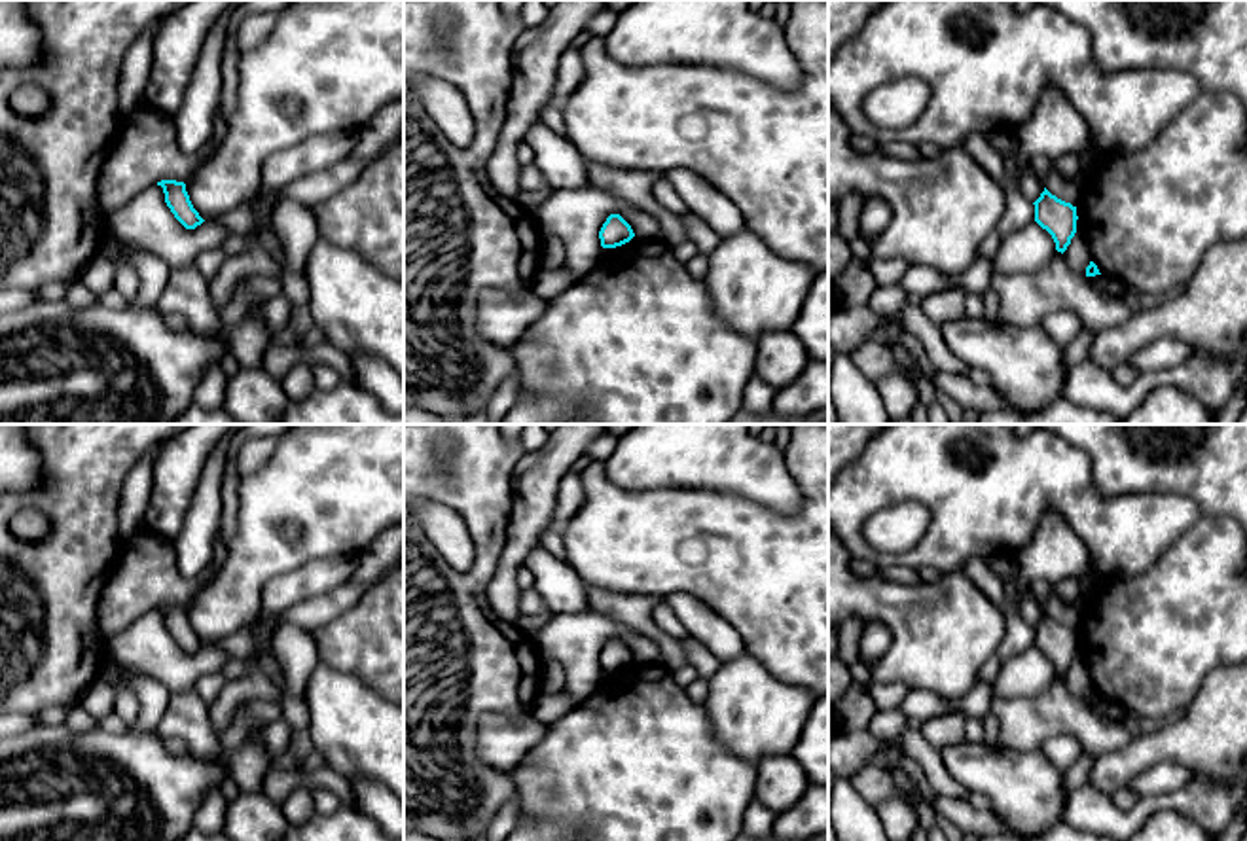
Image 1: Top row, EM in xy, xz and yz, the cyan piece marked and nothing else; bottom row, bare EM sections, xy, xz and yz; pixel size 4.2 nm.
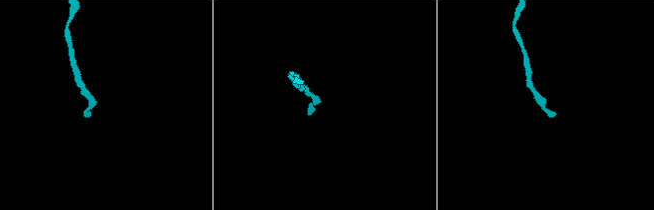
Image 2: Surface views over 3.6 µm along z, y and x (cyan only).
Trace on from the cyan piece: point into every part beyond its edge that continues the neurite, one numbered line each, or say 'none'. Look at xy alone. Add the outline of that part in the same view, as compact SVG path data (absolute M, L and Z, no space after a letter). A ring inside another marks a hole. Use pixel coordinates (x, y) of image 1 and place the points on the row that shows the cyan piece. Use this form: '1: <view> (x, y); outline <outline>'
none

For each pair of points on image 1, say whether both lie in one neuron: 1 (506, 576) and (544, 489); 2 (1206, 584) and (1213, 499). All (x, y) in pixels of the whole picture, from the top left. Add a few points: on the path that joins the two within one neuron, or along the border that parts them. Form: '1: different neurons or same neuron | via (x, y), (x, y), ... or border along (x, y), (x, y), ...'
1: same neuron | via (514, 555), (533, 510)
2: different neurons | border along (1202, 514), (1227, 518)

